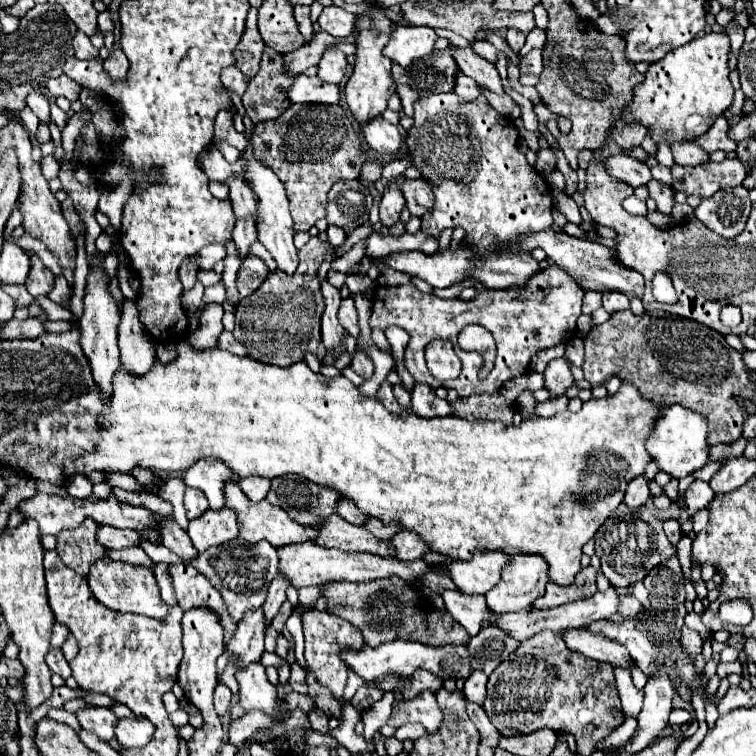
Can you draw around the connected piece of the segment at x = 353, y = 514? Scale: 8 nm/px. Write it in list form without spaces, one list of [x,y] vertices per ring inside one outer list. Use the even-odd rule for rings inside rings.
[[[343,498],[343,500],[339,502],[339,506],[337,506],[337,514],[343,516],[345,520],[349,520],[349,522],[353,522],[353,524],[361,524],[361,526],[371,518],[371,516],[363,514],[363,512],[357,508],[357,504],[351,502],[351,500],[347,500],[347,498]]]

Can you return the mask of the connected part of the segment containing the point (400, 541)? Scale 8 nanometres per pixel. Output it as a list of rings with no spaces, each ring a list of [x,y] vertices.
[[[399,532],[399,536],[395,536],[391,540],[391,544],[397,546],[397,558],[399,560],[407,560],[407,562],[413,562],[413,560],[419,560],[423,558],[425,554],[431,552],[429,544],[425,544],[425,540],[415,534],[415,532]]]

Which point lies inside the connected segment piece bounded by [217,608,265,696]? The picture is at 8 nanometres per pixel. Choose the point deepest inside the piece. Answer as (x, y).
(246, 647)

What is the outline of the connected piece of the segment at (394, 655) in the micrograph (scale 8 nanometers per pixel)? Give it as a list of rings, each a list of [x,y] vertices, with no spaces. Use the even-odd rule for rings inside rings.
[[[395,640],[395,642],[385,642],[381,644],[379,648],[343,648],[341,652],[341,658],[343,662],[347,664],[349,670],[353,670],[355,674],[359,674],[363,680],[377,680],[385,674],[397,674],[397,676],[411,676],[417,668],[423,668],[423,670],[429,670],[433,672],[435,676],[441,676],[443,680],[445,678],[451,678],[451,680],[457,680],[457,678],[467,678],[473,670],[469,666],[469,652],[467,652],[467,644],[463,646],[441,646],[441,648],[433,648],[433,646],[425,646],[425,644],[419,644],[419,642],[403,642],[403,640]]]

